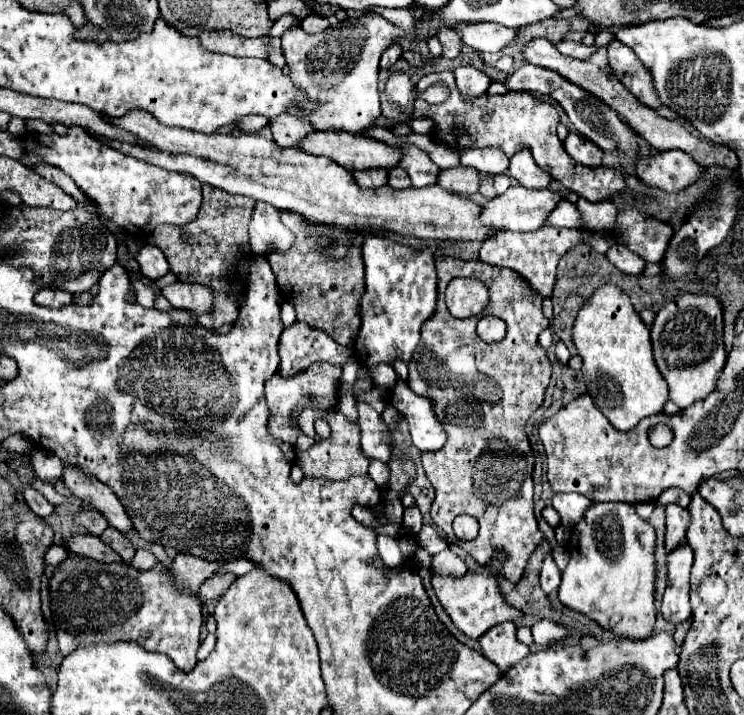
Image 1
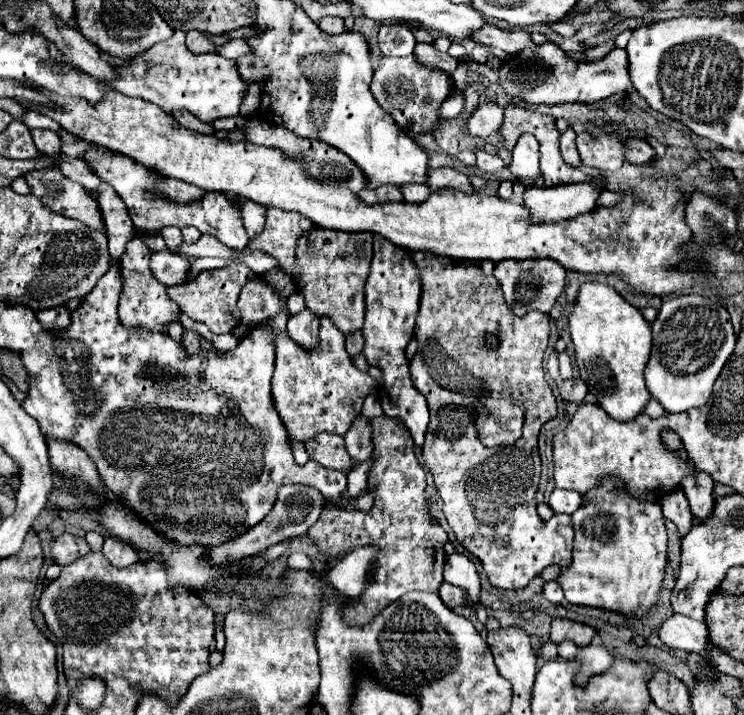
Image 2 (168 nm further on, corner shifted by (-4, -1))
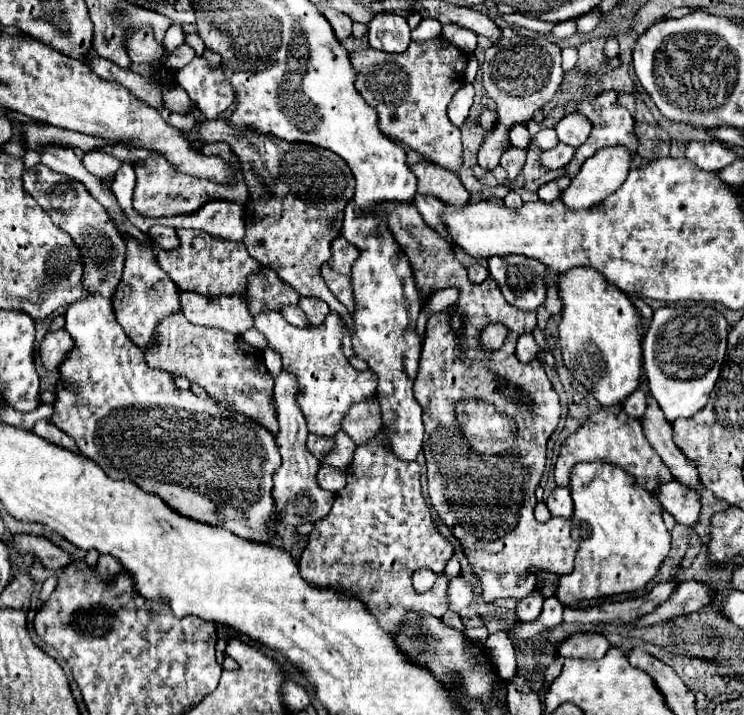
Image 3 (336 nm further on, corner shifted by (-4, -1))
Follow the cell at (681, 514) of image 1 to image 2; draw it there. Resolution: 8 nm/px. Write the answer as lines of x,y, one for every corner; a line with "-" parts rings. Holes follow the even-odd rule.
672,491
668,495
664,495
662,499
662,511
664,511
664,517
670,519
676,527
678,527
678,533
684,537
690,527
692,527
692,513
690,513
690,505
688,505
688,499
682,491

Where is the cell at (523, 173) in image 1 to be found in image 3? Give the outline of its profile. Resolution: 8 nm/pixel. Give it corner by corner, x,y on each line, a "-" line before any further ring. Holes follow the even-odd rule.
516,123
510,127
510,141
514,147
528,147
530,145
530,133
526,123

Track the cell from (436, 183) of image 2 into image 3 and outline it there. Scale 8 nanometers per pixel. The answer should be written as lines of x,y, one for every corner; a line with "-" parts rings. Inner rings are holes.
420,161
410,169
418,177
418,193
432,195
446,205
468,205
470,193
456,173
428,161

